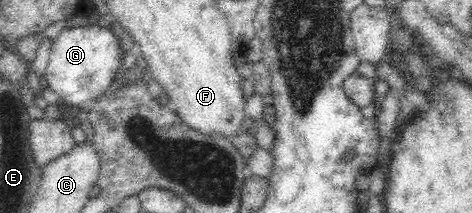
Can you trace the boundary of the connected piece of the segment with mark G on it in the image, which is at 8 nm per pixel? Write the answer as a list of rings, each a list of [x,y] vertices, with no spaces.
[[[98,24],[67,27],[54,39],[49,63],[46,67],[46,80],[55,91],[60,103],[81,107],[89,100],[101,98],[110,86],[115,74],[123,69],[120,63],[124,55],[119,40],[108,27]]]

